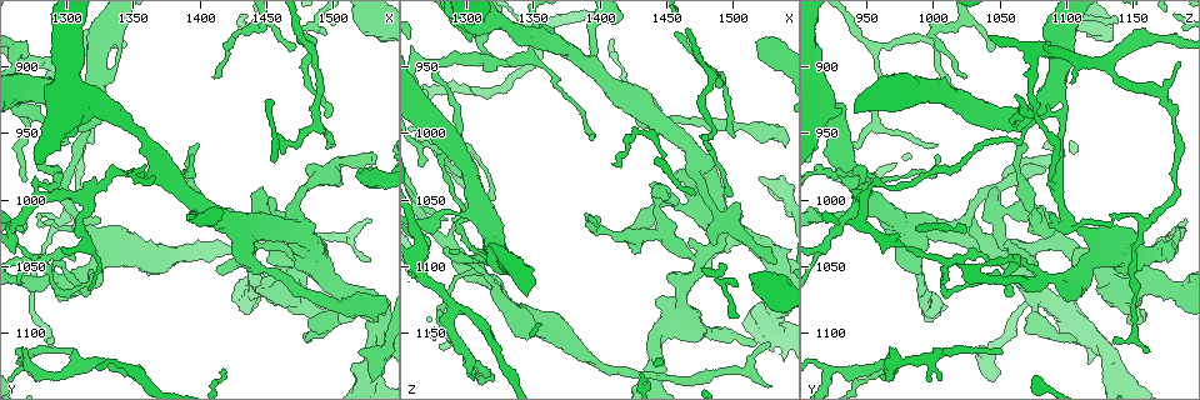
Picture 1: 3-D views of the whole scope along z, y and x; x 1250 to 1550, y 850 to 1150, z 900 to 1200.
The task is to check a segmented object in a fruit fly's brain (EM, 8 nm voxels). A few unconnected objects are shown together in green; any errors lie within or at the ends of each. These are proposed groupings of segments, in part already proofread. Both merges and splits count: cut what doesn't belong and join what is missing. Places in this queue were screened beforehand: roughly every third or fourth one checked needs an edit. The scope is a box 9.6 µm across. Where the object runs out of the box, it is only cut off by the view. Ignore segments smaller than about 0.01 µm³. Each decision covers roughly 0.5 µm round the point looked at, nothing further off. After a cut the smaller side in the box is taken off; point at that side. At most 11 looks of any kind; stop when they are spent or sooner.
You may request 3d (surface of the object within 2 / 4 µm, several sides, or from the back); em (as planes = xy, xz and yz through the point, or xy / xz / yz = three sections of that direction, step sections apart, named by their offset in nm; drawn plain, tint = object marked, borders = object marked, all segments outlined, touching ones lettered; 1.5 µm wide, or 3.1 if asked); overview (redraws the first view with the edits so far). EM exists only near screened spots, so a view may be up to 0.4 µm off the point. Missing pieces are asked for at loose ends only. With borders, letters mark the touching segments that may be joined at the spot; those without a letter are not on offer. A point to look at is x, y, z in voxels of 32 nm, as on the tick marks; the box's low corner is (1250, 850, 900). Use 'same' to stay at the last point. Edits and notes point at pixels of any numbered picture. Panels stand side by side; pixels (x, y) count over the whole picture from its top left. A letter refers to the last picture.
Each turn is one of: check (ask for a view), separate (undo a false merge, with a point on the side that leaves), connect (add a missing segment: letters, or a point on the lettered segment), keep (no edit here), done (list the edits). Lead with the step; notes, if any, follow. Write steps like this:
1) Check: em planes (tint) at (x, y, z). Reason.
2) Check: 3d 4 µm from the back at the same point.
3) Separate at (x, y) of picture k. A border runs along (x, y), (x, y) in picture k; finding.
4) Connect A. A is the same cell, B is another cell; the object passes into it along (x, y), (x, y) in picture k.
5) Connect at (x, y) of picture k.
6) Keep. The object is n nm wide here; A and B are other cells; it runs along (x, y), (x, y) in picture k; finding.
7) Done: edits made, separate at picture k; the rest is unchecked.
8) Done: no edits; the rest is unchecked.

Check: em planes (borders) at (1480, 1106, 1108). Branch stops here.

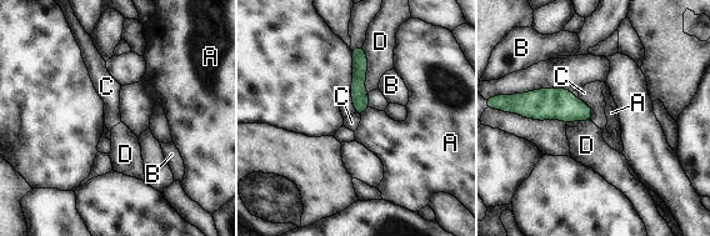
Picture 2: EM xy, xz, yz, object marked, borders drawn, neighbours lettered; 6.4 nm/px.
Keep. The longest contact is with D, 320 nm; A, B, C and D are other cells; no lettered segment goes on from it.

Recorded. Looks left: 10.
Check: em planes (borders) at (1412, 906, 1026). Free end.

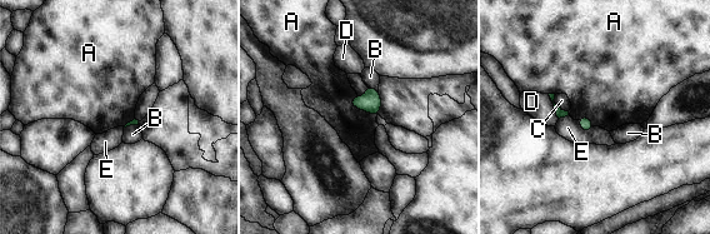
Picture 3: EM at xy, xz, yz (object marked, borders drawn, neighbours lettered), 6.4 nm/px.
Keep. A, B, C, D and E are other cells; none of them fits.

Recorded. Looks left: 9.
Check: em yz step 4 (borders) at (1314, 1032, 918). Two arms in line, one across.

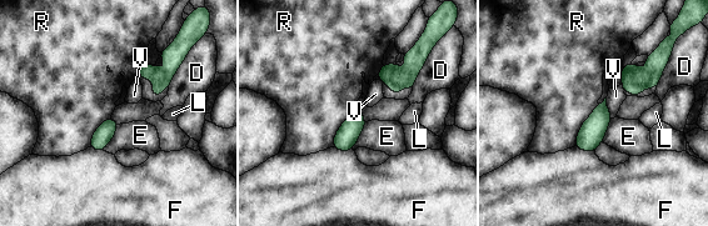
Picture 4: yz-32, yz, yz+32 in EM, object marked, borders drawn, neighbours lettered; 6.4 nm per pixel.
Keep. The object is 90 nm wide here; D, E, F, L, R and V are other cells; a border runs along (598, 104), (579, 129), (574, 145) in picture 4; continuous, no second cell.

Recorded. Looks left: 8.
Check: 3d 4 µm at (1278, 1046, 1010). Arms part here.

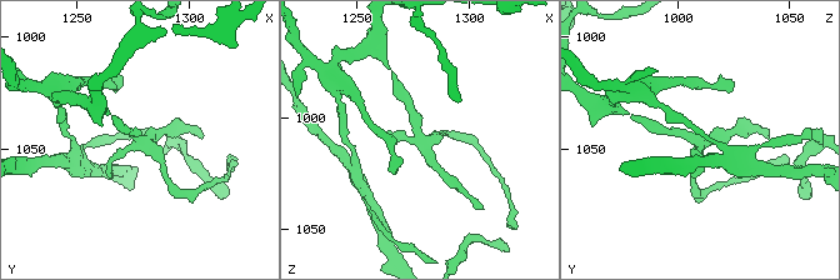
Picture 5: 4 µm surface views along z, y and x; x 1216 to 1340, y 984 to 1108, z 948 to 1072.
Check: em planes (borders) at (1278, 1047, 1010).

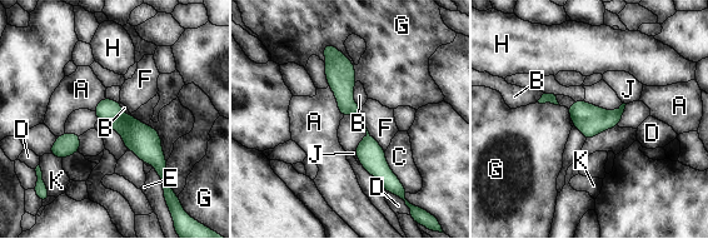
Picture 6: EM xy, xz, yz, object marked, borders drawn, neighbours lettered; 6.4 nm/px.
Keep. A, B, C, D, E, F, G, H, J and K are other cells; a border runs along (328, 86), (343, 116) in picture 6; continuous, no second cell.

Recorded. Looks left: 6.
Done: no edits; the rest is unchecked.

